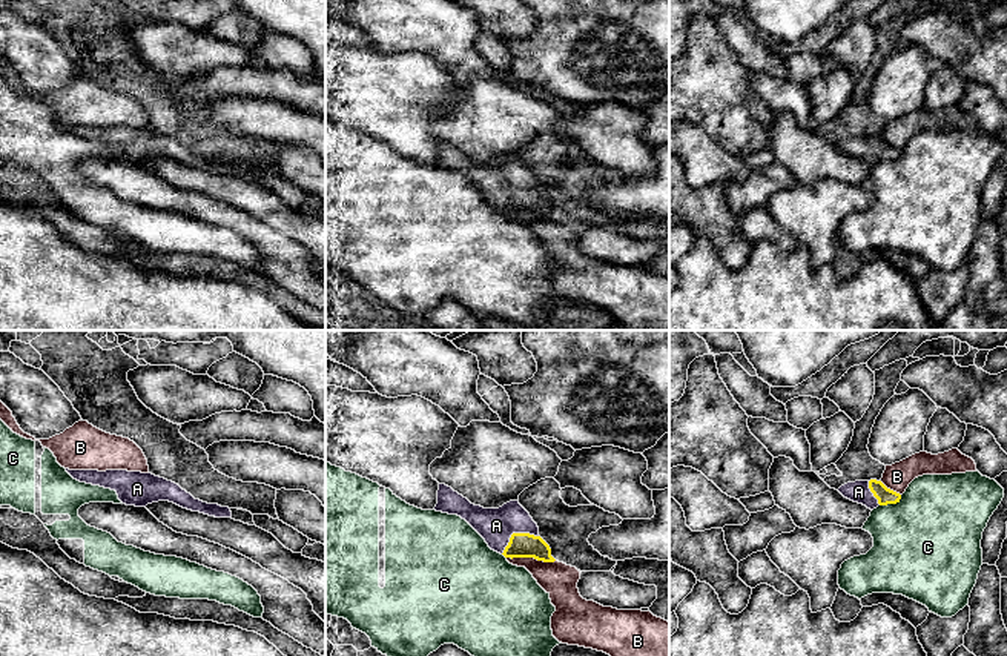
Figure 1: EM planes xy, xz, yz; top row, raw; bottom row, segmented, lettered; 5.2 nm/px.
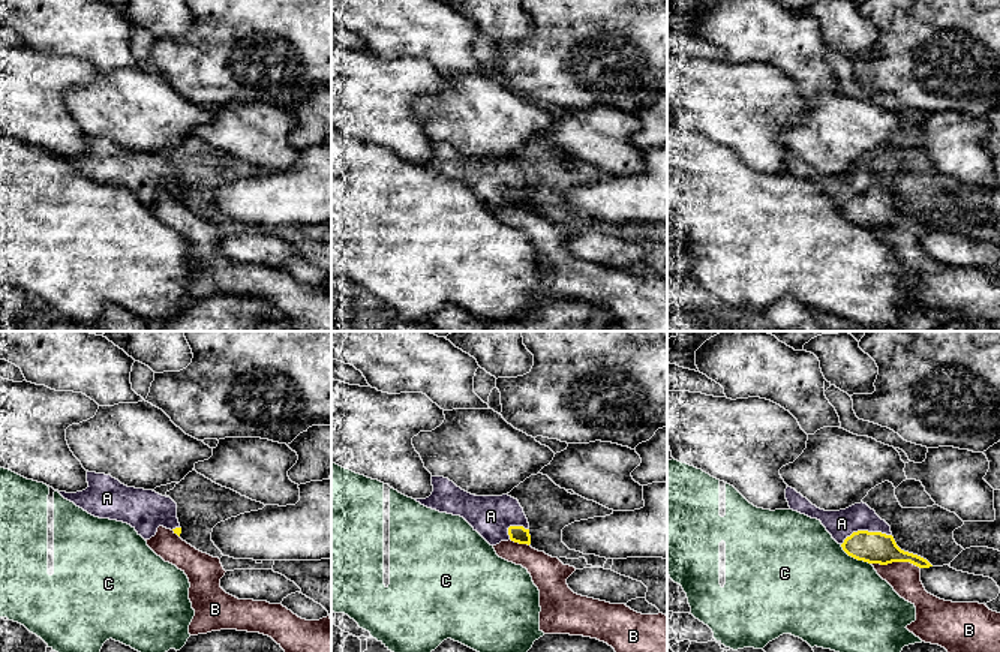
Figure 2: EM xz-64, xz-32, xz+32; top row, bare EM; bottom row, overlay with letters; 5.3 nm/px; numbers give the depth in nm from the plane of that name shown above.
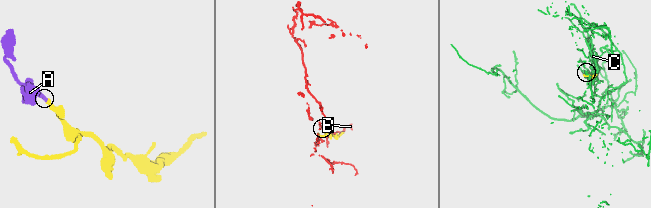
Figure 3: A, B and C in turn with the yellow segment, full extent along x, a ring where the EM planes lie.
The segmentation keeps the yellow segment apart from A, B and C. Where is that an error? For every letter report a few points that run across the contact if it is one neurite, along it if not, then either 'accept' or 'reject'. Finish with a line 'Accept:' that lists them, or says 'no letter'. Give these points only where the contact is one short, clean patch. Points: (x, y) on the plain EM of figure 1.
A: xz (521, 200), (515, 189), (496, 182) | accept
B: reject
C: reject
Accept: A

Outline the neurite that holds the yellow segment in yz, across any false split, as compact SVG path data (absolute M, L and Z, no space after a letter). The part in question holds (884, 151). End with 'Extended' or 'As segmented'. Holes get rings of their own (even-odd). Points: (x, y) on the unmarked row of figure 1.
M855 137L847 138L838 144L838 147L858 160L866 161L873 166L878 161L896 160L901 155L901 151L887 144L881 137Z. Extended

